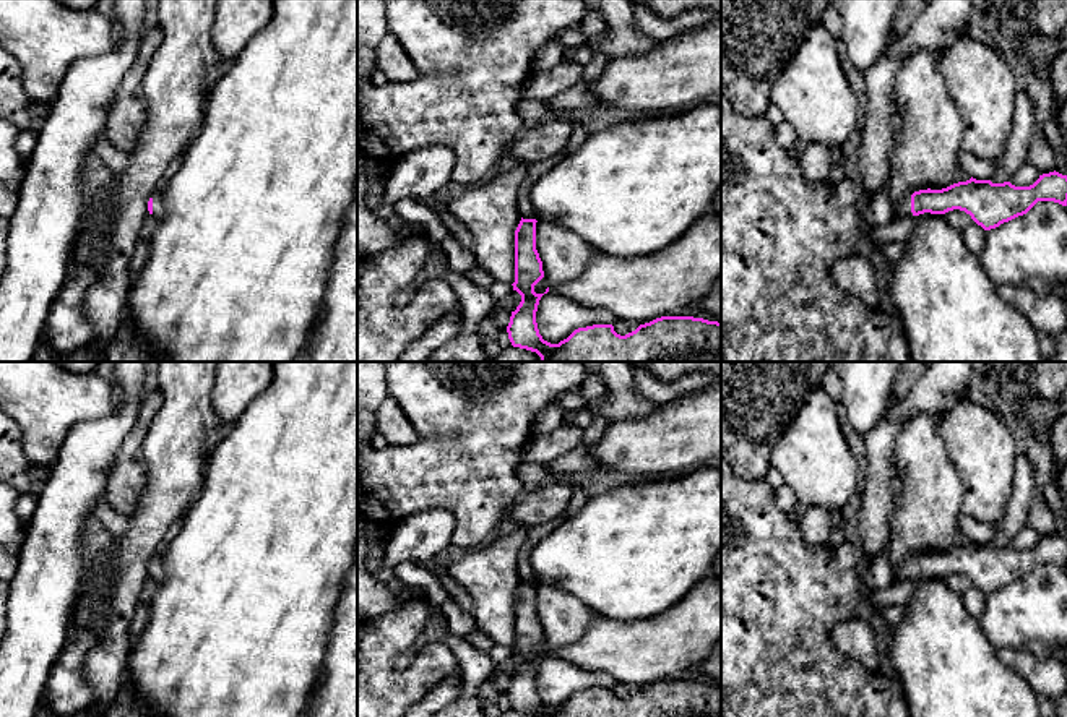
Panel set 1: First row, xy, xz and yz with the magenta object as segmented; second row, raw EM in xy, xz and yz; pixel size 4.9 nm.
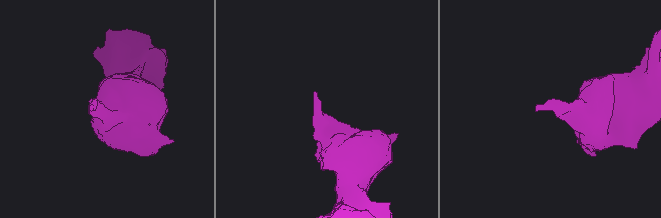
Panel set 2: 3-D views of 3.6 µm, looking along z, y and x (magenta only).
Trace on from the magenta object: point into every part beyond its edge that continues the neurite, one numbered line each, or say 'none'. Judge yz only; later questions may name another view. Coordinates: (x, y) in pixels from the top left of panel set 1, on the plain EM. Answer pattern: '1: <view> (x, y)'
1: yz (903, 571)

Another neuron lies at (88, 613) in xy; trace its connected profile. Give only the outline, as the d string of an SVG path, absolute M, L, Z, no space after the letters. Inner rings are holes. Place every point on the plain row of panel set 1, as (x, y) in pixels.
M109 553L97 558L97 569L86 594L78 600L73 613L80 629L97 629L102 625L107 589L112 581L112 561Z

